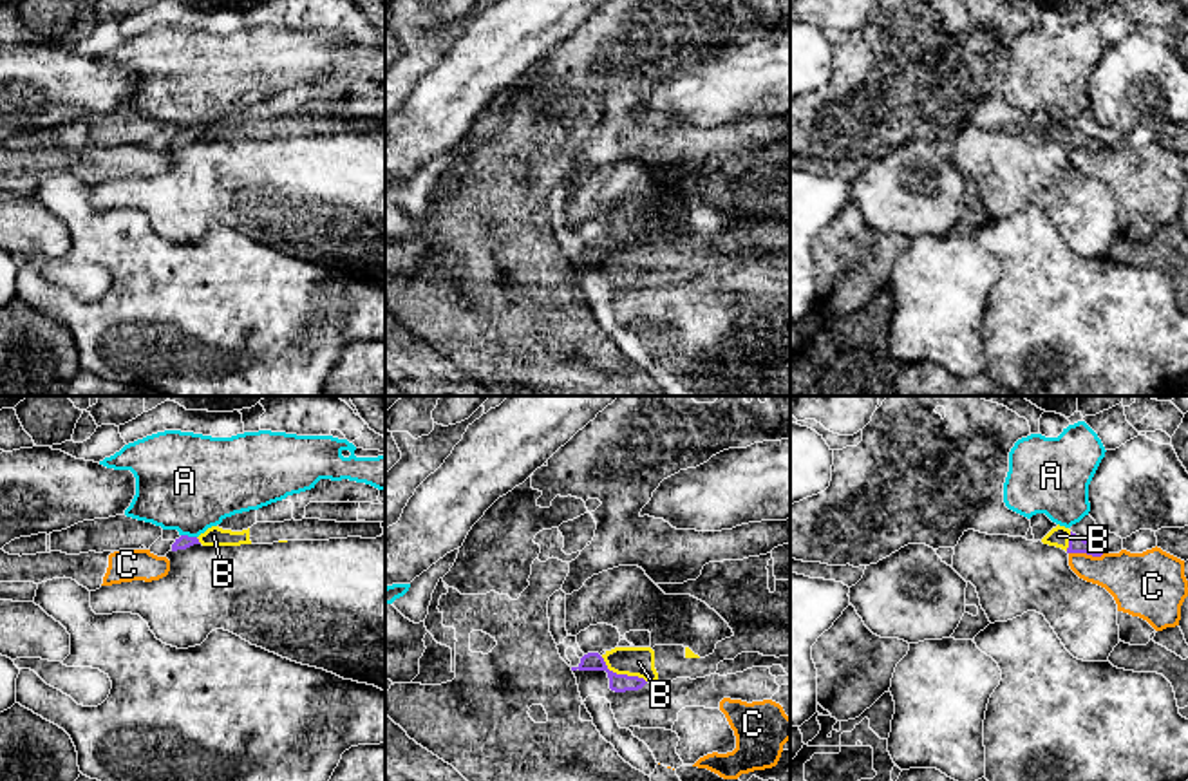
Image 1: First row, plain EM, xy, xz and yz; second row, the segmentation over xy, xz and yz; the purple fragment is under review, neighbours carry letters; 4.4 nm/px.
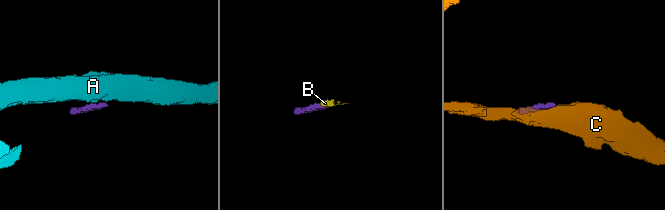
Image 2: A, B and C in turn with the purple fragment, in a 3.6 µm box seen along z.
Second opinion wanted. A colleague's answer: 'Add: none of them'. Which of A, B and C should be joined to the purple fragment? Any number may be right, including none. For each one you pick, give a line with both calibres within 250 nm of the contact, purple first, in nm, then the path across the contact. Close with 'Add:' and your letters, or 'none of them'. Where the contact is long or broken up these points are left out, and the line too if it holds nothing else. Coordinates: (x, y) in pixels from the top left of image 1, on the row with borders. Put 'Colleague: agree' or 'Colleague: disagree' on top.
Colleague: disagree
B: 80 nm thick on the purple side, 130 nm on the other; runs through xz (592, 660), (603, 662), (622, 675), (639, 662)
Add: B

